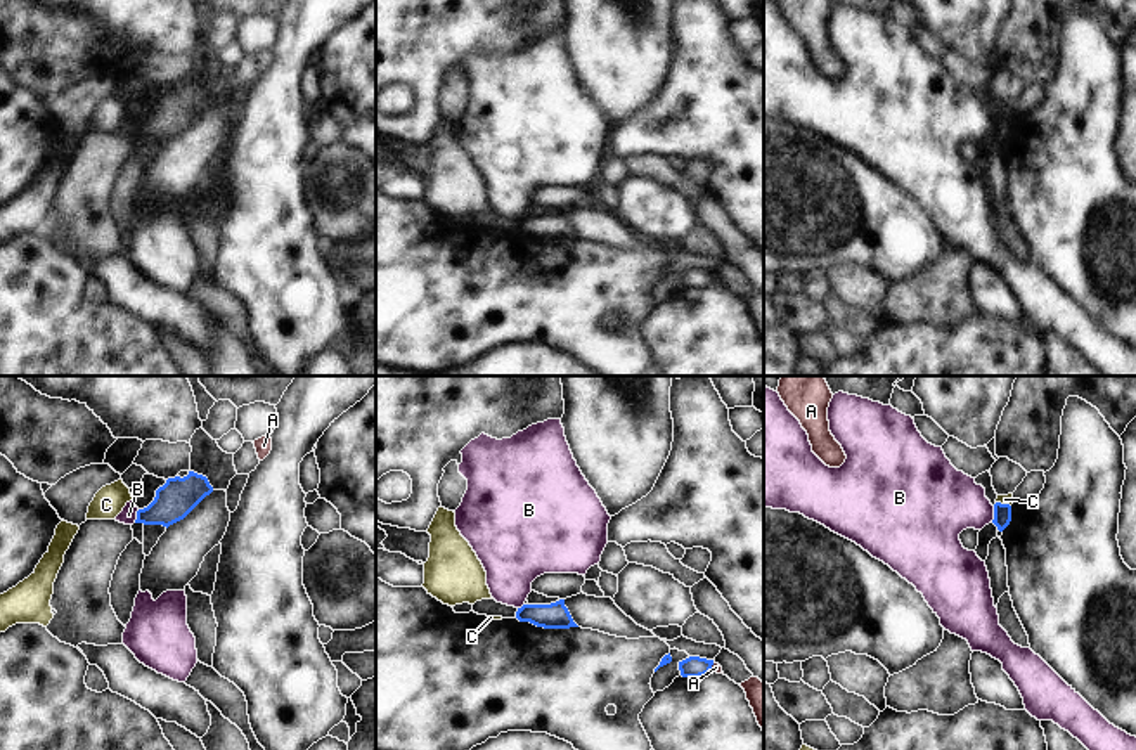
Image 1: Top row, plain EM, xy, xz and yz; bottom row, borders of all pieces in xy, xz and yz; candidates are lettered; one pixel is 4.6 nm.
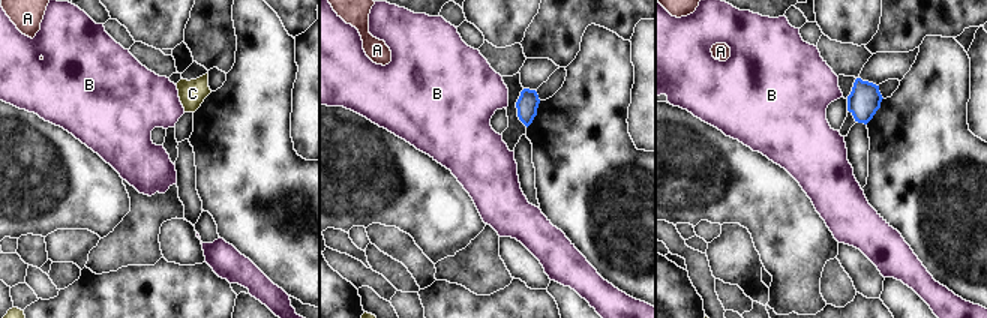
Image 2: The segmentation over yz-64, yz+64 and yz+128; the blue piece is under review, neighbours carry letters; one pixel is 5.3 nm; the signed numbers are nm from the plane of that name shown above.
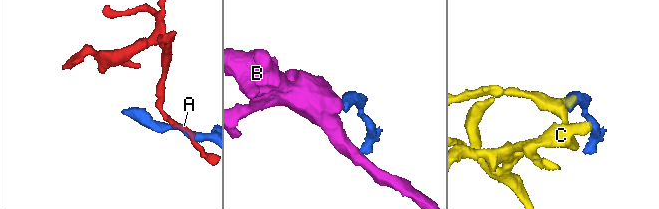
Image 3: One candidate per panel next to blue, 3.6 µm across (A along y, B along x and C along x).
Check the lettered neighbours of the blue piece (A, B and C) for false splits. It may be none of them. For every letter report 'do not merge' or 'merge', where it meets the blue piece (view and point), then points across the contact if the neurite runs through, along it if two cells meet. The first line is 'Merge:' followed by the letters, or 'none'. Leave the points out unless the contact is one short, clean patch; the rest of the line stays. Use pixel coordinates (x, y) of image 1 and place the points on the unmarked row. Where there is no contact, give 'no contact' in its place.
Merge: none
A: do not merge; contact xz (710, 279); border xz (714, 274), (709, 283)
B: do not merge; contact yz (994, 127); border yz (994, 118), (991, 134)
C: do not merge; contact yz (1003, 116); border yz (996, 113), (1010, 118)

